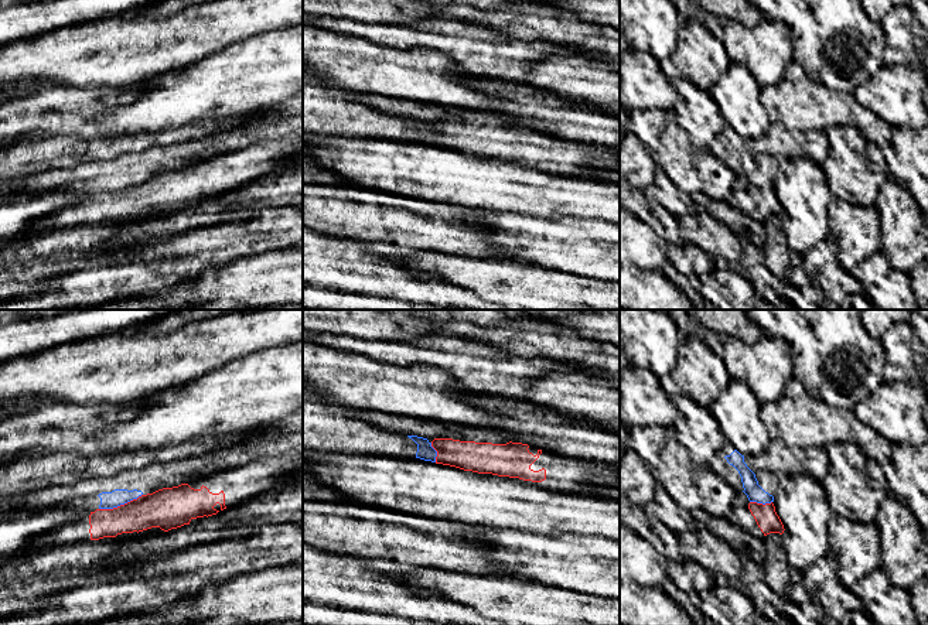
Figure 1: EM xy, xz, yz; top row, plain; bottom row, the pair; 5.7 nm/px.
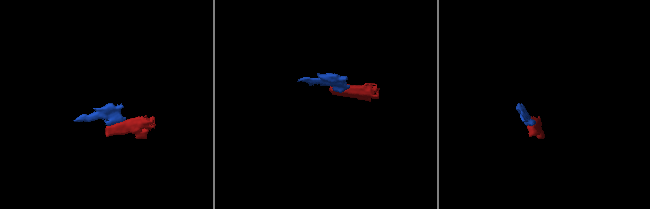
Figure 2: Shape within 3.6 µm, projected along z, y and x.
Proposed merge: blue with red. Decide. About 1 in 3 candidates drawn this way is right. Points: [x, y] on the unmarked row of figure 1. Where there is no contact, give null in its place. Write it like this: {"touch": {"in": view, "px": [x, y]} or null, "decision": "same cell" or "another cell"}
{"touch": {"in": "xy", "px": [120, 187]}, "decision": "another cell"}

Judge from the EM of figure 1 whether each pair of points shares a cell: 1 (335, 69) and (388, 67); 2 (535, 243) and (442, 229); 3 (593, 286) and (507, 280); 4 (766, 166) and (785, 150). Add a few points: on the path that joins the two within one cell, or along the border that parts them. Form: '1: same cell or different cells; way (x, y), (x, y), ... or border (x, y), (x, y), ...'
1: same cell; way (348, 67), (375, 67)
2: different cells; border (488, 211), (476, 219), (491, 232), (488, 242)
3: same cell; way (572, 287), (528, 287)
4: different cells; border (757, 154), (767, 153), (778, 159)

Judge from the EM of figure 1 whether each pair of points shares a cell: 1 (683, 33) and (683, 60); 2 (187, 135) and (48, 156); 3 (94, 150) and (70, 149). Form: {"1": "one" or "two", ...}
{"1": "one", "2": "one", "3": "one"}

